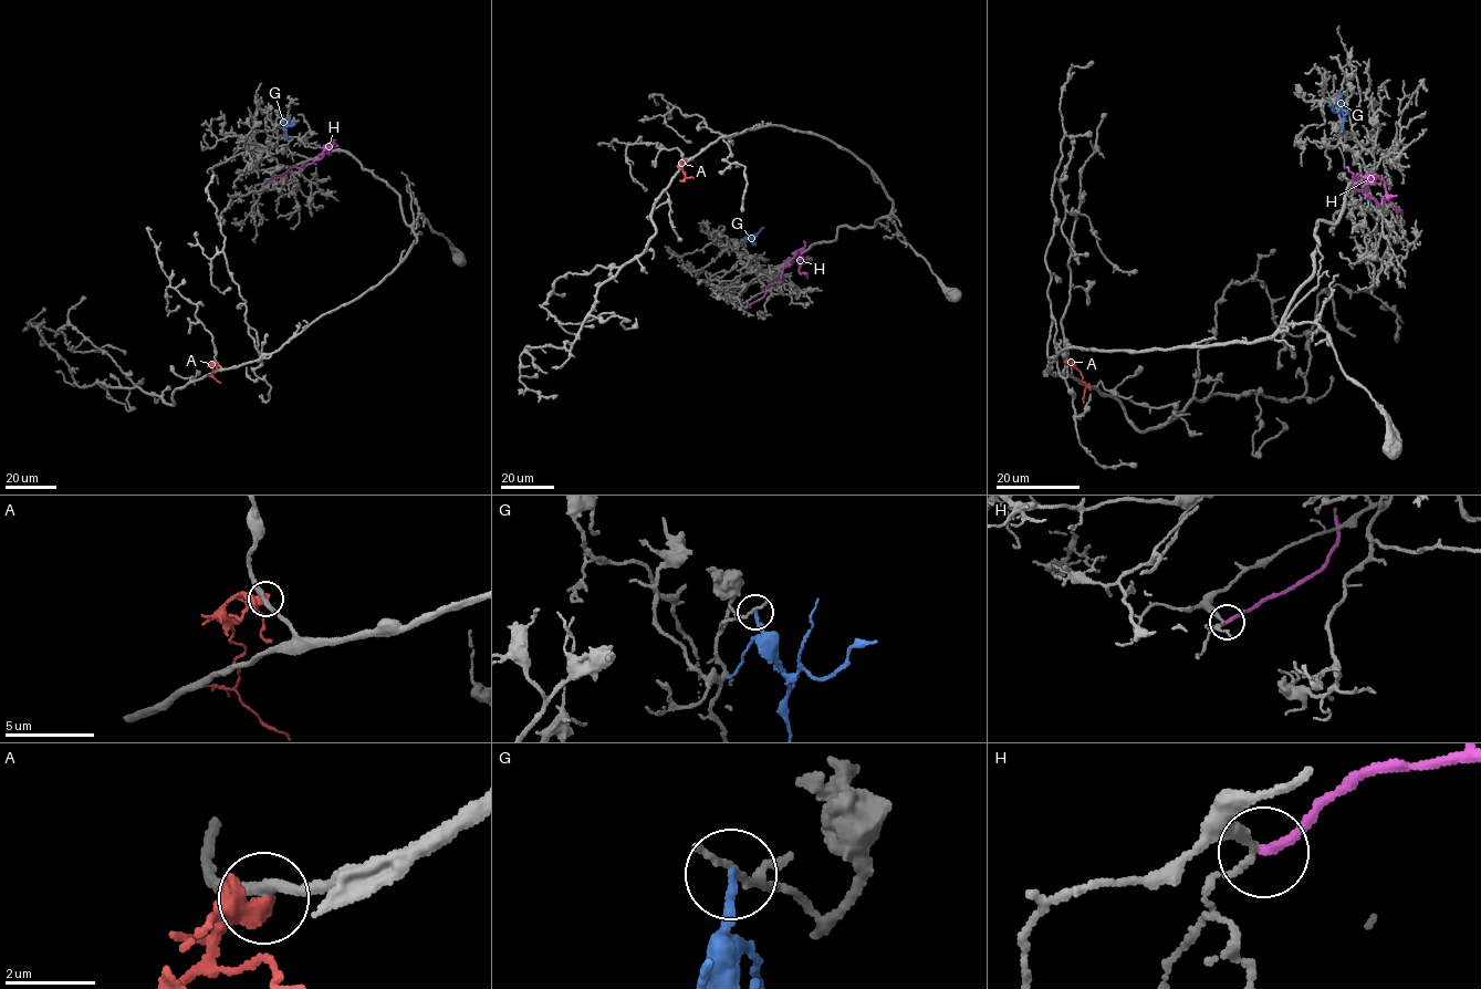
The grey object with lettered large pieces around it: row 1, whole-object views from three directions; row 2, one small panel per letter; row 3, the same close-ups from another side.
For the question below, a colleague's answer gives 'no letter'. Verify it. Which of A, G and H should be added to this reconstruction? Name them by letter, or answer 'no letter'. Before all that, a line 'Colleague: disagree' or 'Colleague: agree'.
Colleague: agree
no letter

